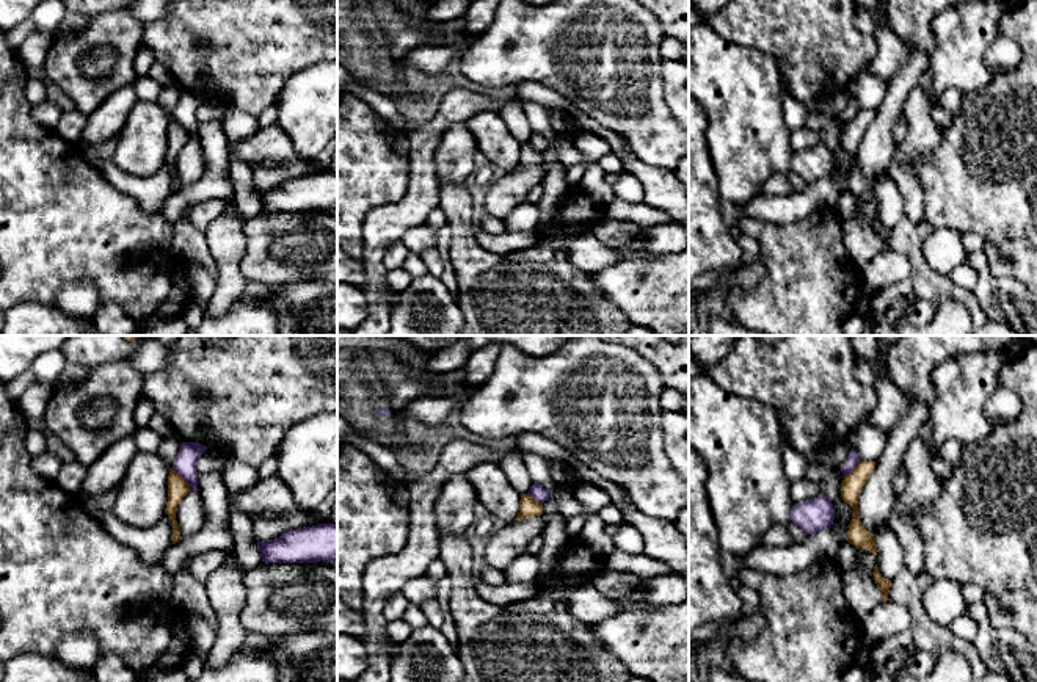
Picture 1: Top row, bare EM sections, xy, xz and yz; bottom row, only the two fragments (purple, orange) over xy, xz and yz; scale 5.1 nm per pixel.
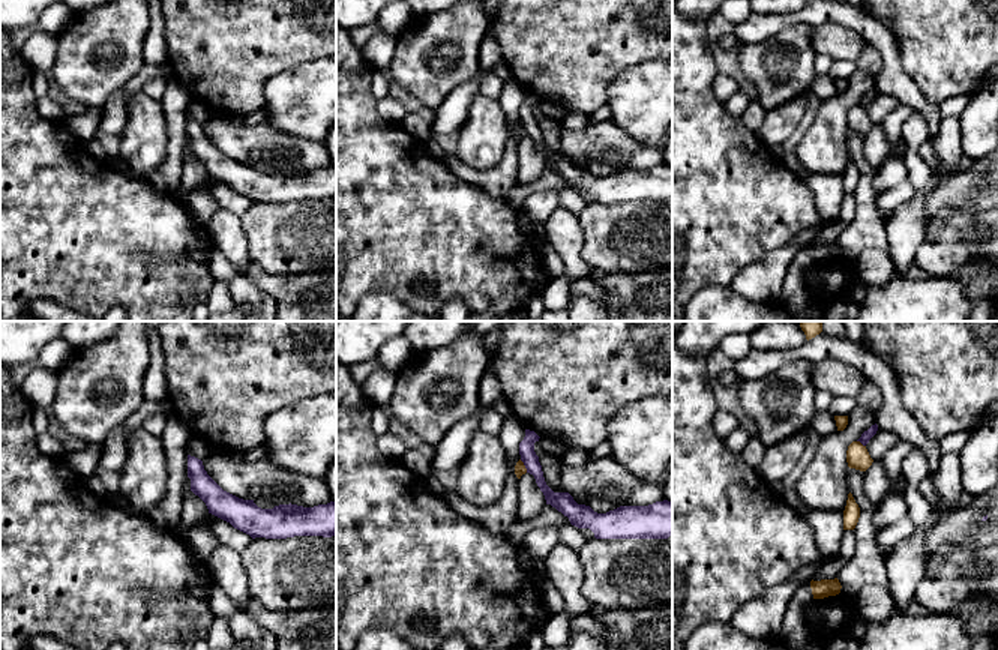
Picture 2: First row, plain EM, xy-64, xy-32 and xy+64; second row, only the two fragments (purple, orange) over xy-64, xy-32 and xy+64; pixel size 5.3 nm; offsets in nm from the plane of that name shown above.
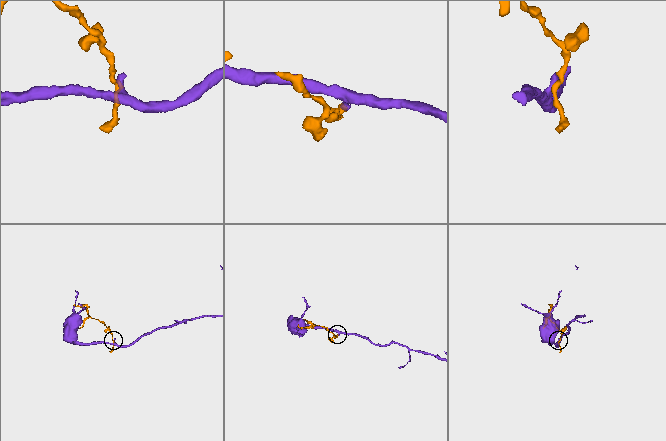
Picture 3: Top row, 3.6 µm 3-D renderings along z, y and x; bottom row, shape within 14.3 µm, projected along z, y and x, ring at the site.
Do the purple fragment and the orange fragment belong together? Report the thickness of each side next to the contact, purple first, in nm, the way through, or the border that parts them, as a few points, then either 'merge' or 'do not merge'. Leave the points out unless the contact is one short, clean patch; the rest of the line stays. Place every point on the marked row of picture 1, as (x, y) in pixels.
120 nm thick on the purple side, 110 nm on the other; border along xy (174, 469), (190, 489); do not merge

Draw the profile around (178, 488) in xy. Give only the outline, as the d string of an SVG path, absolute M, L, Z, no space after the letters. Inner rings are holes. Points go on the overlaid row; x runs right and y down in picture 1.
M176 472L168 475L168 502L165 513L173 519L173 544L182 539L179 525L176 521L176 510L180 500L190 492L190 484Z

